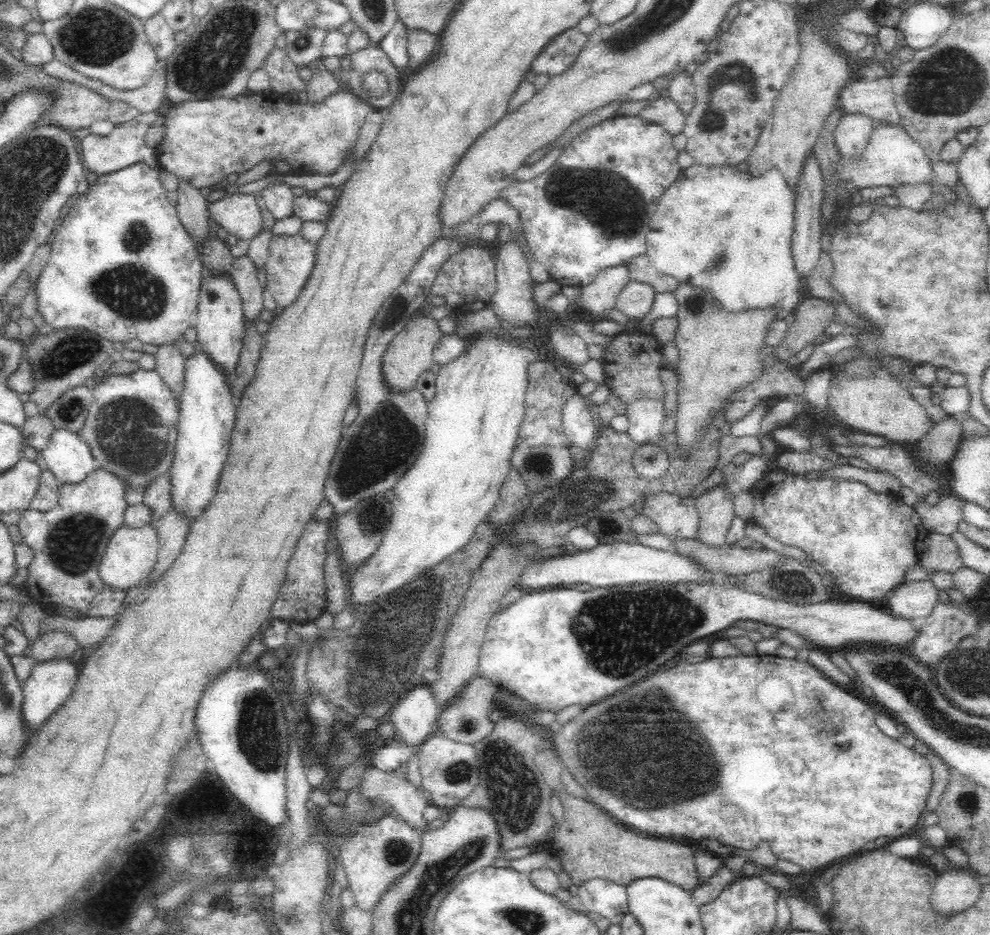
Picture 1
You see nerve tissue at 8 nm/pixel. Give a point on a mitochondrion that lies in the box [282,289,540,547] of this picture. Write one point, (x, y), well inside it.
(387, 440)

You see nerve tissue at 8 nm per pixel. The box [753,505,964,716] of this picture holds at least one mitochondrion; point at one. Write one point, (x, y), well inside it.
(794, 584)

